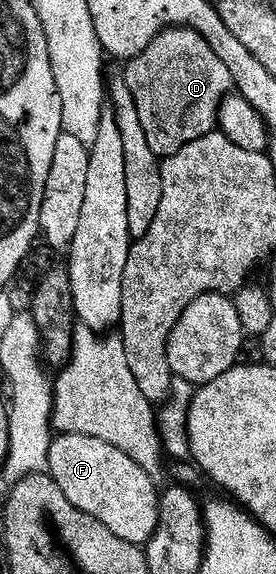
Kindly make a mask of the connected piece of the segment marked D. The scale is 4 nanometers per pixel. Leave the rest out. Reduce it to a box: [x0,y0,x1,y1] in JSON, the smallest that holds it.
[123,27,234,161]

